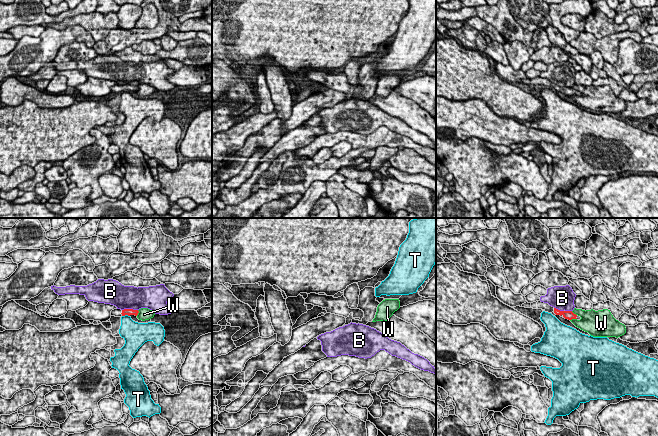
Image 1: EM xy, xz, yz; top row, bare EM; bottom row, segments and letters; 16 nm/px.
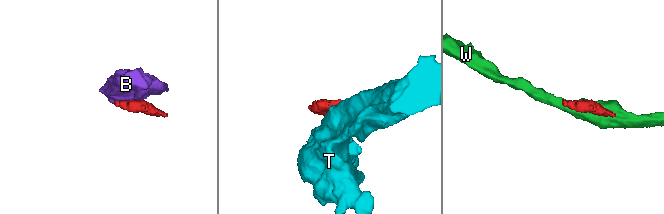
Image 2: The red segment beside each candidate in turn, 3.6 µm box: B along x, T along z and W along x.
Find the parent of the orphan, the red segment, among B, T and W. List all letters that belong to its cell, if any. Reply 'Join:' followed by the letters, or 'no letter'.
Join: no letter

